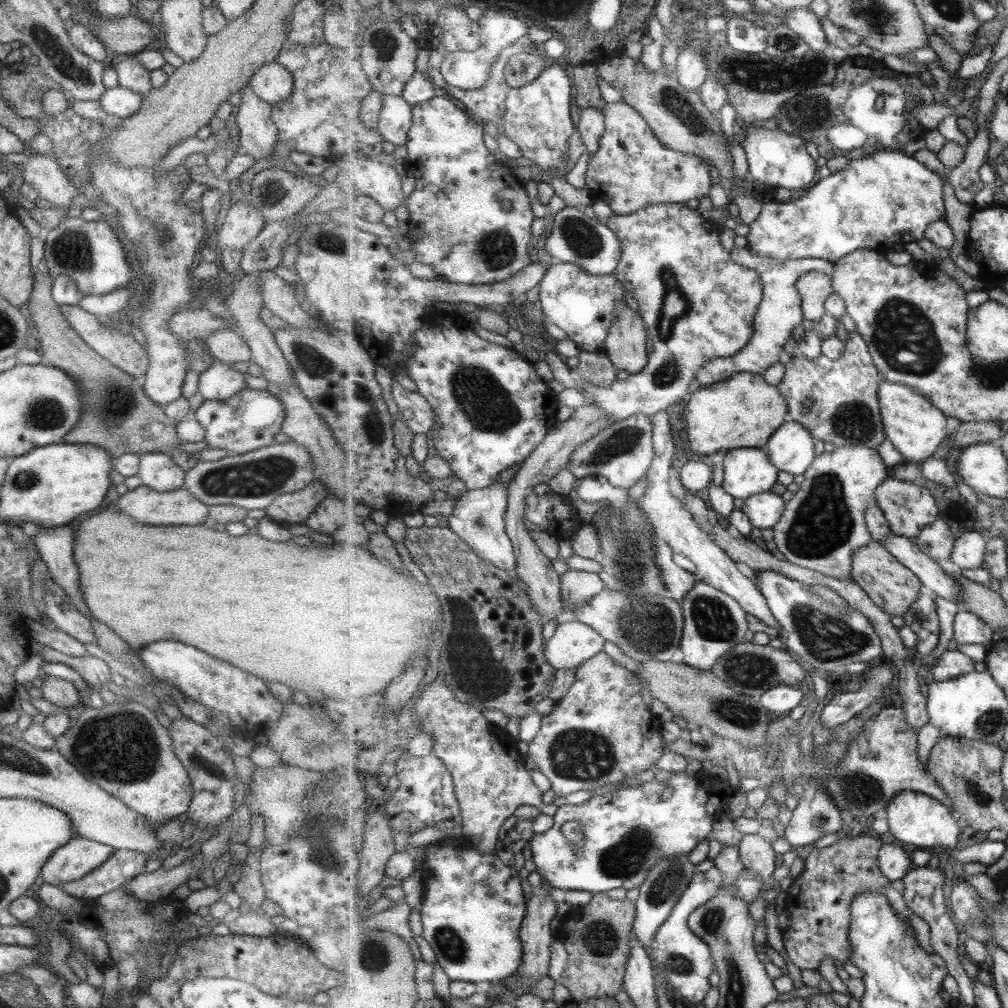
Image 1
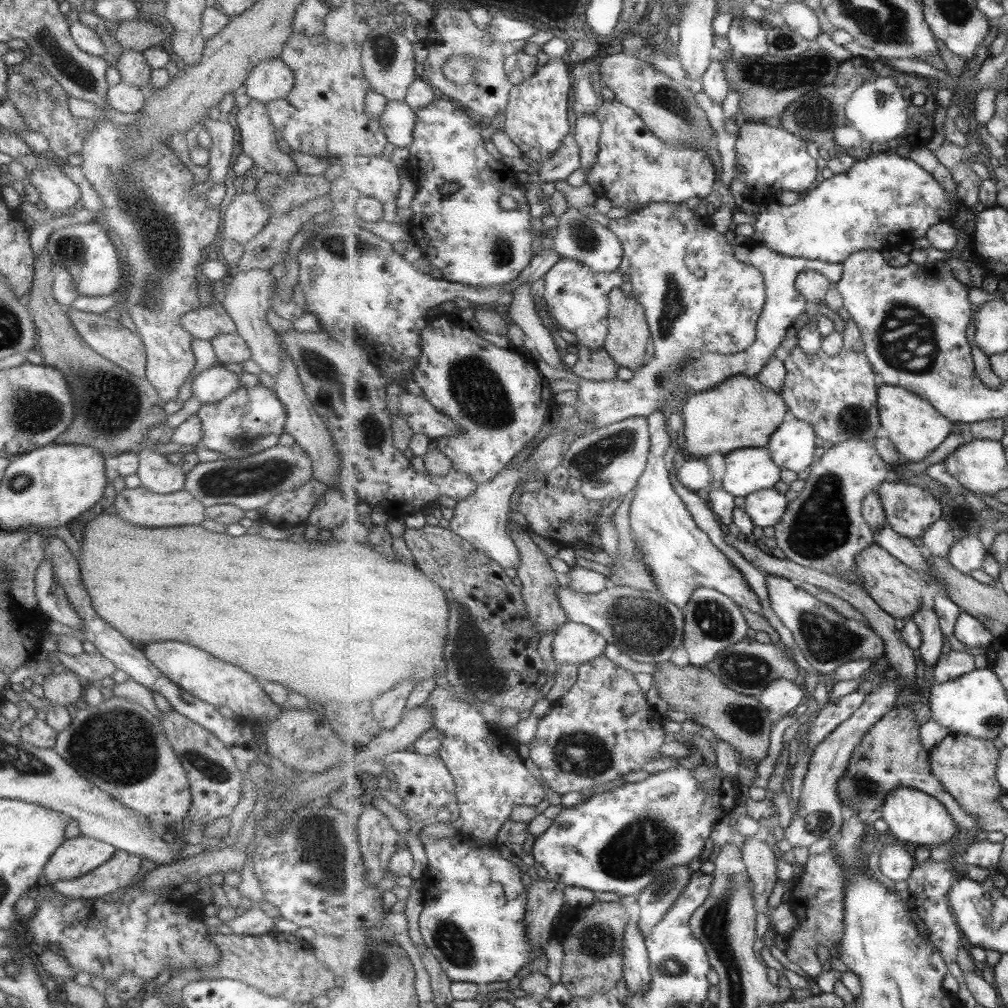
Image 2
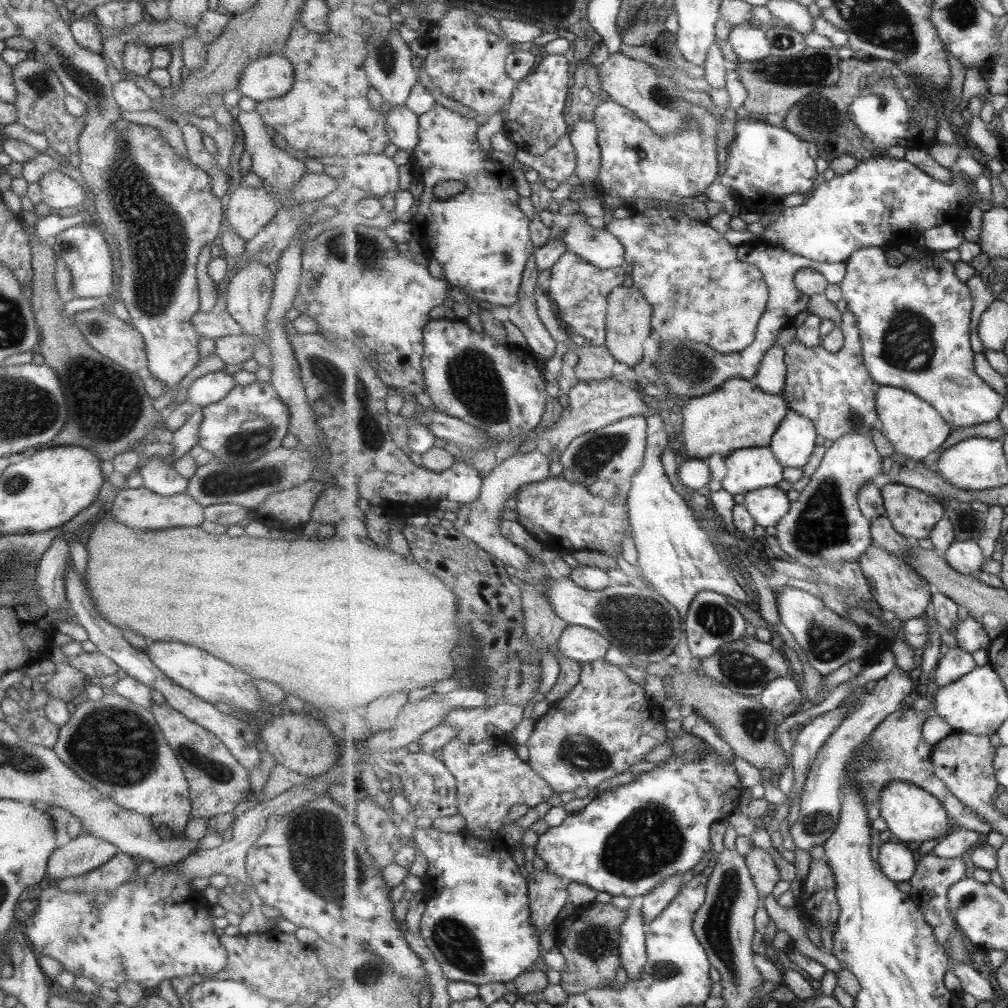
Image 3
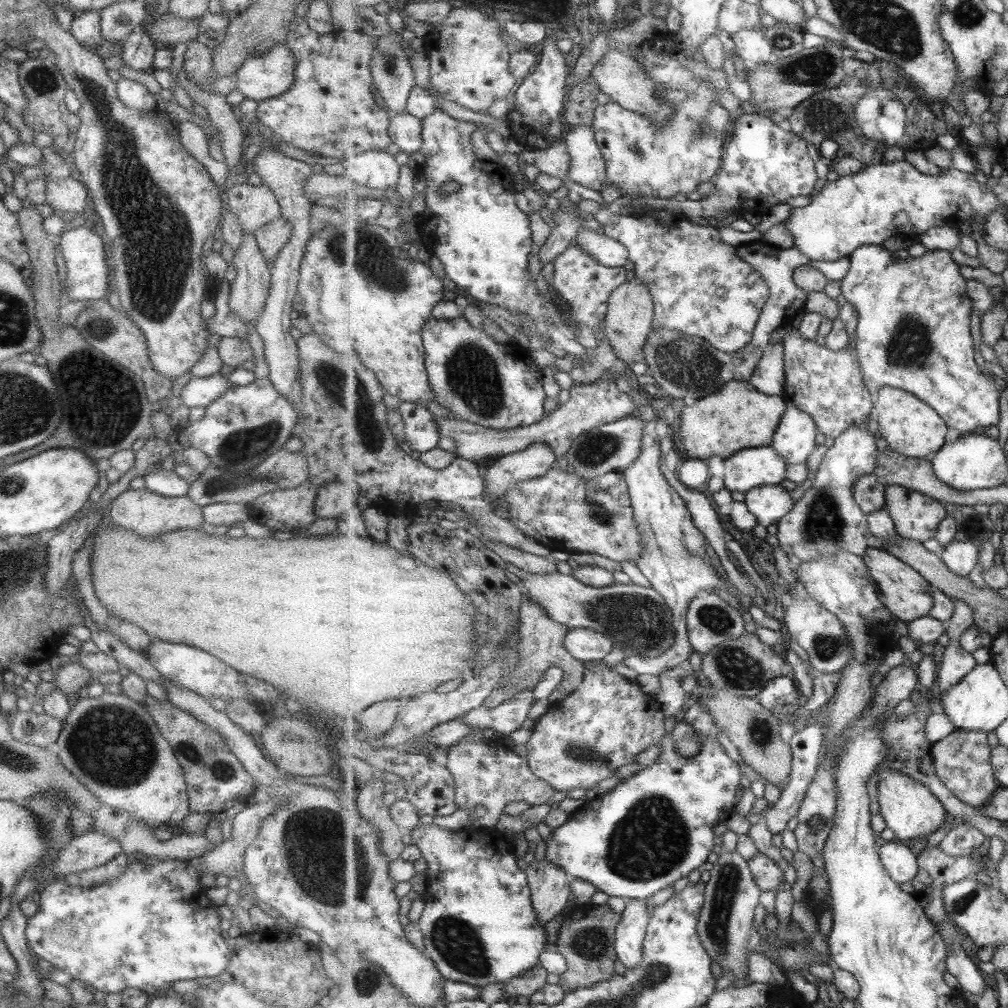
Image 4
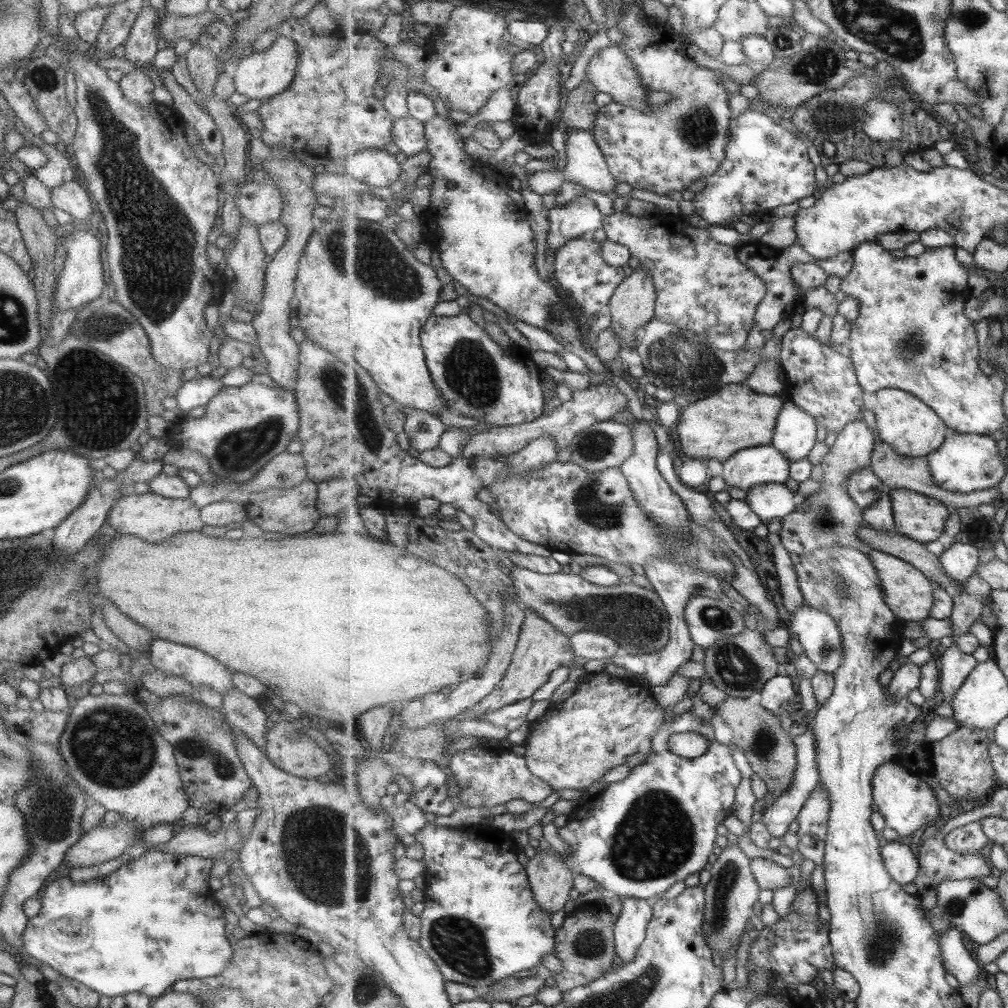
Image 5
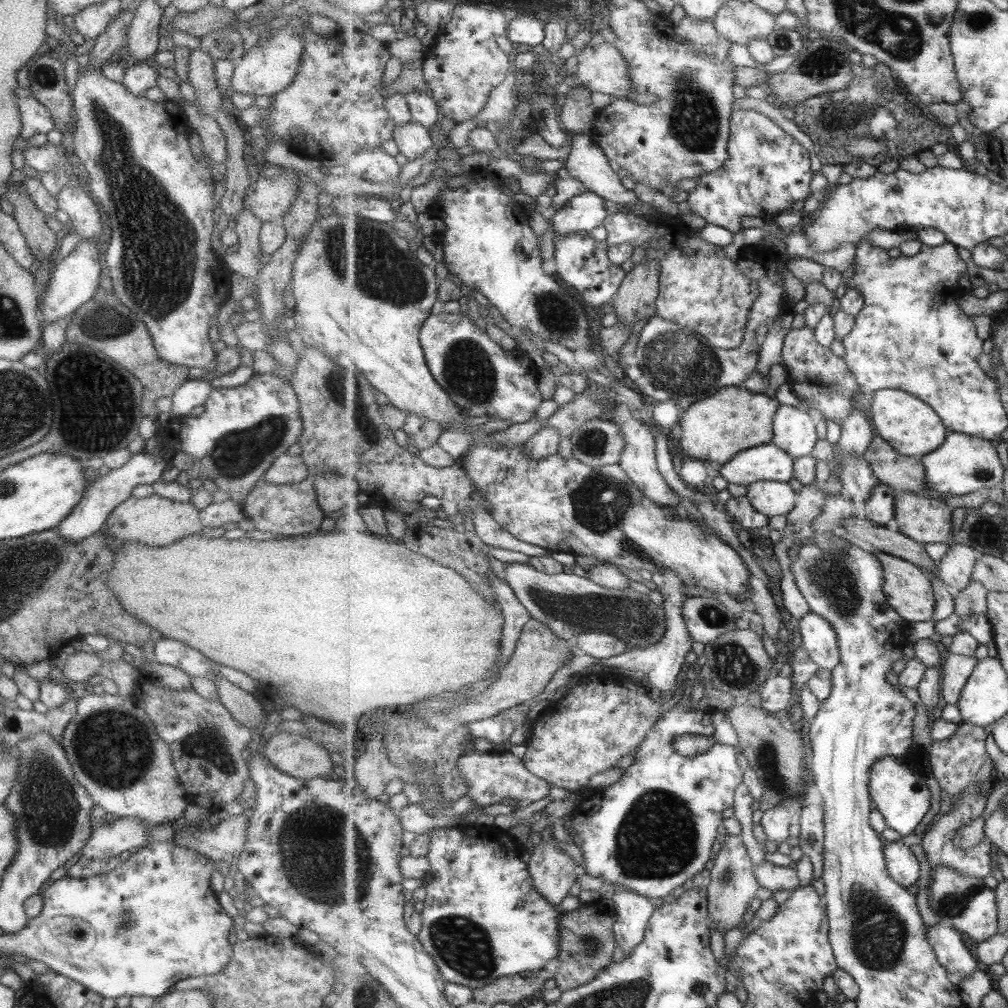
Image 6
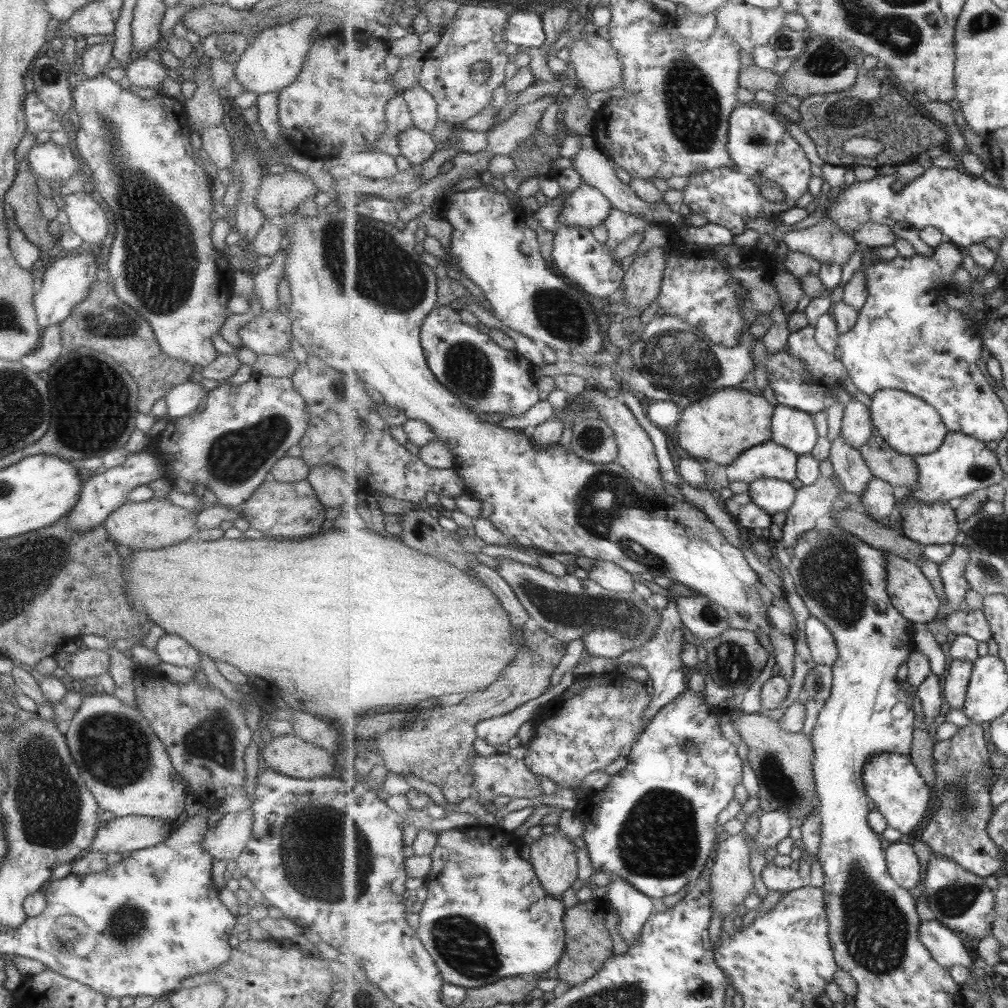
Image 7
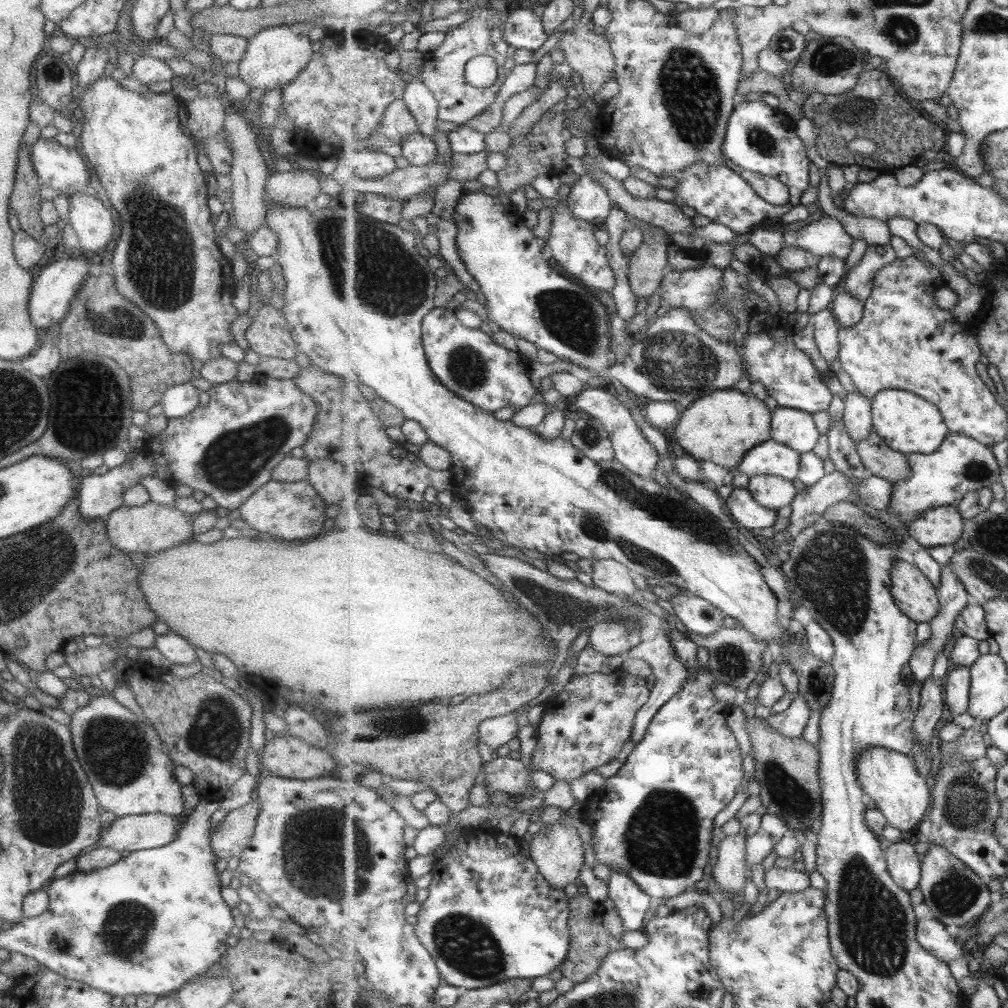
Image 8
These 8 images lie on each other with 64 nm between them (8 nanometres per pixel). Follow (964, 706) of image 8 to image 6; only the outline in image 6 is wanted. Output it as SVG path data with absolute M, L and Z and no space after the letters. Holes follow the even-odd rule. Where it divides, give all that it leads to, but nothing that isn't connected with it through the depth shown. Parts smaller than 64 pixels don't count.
M947 653L942 674L942 696L946 703L957 705L963 688L977 666L977 658Z

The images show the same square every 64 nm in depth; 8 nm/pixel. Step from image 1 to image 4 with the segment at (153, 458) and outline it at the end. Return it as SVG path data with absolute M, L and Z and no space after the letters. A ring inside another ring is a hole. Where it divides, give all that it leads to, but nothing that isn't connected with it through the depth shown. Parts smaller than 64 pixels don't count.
M151 468L141 477L143 478L144 488L155 494L164 497L179 497L187 494L189 484L173 470Z

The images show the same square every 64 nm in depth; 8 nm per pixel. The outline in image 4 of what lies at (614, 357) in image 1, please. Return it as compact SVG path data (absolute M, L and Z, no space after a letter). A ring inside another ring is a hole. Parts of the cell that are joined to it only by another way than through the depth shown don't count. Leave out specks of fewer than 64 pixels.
M635 276L631 281L619 286L611 294L609 300L608 313L604 331L605 336L615 347L617 356L627 364L635 362L643 356L643 349L655 320L655 304L653 302L653 293L649 285L643 283L639 277Z

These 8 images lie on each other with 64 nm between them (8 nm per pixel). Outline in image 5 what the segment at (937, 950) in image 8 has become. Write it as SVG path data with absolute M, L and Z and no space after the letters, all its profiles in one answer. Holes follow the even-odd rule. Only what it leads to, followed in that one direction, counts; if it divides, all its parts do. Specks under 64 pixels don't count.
M950 927L947 931L941 931L939 944L943 948L945 968L952 974L960 985L975 983L981 974L981 963L973 958L973 954L967 951L963 932Z

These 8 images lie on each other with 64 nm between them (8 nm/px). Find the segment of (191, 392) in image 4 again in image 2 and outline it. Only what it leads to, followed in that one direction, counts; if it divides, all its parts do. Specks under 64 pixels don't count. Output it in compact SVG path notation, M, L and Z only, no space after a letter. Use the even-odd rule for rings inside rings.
M214 364L201 370L192 382L192 396L201 404L217 402L240 387L238 374L227 370L225 364Z

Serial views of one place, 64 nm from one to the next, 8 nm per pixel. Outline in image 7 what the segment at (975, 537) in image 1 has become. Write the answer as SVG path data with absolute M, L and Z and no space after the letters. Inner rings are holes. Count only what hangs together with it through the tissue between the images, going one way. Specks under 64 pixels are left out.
M955 544L951 556L940 565L944 594L950 607L949 615L963 609L963 600L967 598L967 592L972 588L965 578L965 565L969 563L969 555L971 552L965 546Z

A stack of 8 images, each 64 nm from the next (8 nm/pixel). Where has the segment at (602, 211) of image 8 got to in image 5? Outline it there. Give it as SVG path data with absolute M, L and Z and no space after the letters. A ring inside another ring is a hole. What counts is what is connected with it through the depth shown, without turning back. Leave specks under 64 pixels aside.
M585 196L577 197L563 207L553 207L548 215L550 221L546 242L555 255L565 243L604 228L601 210L591 198Z

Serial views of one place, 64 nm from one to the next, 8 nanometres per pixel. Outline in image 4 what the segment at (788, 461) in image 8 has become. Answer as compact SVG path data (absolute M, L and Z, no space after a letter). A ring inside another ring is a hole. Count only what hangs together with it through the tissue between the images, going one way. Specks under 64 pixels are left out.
M772 446L740 450L725 464L725 488L744 494L759 486L781 484L789 465Z

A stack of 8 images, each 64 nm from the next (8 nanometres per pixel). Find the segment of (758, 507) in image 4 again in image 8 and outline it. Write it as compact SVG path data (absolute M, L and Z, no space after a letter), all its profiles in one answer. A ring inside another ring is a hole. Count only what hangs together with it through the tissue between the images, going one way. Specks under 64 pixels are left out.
M770 474L749 478L748 489L761 505L777 510L783 506L791 506L798 494L791 480Z

